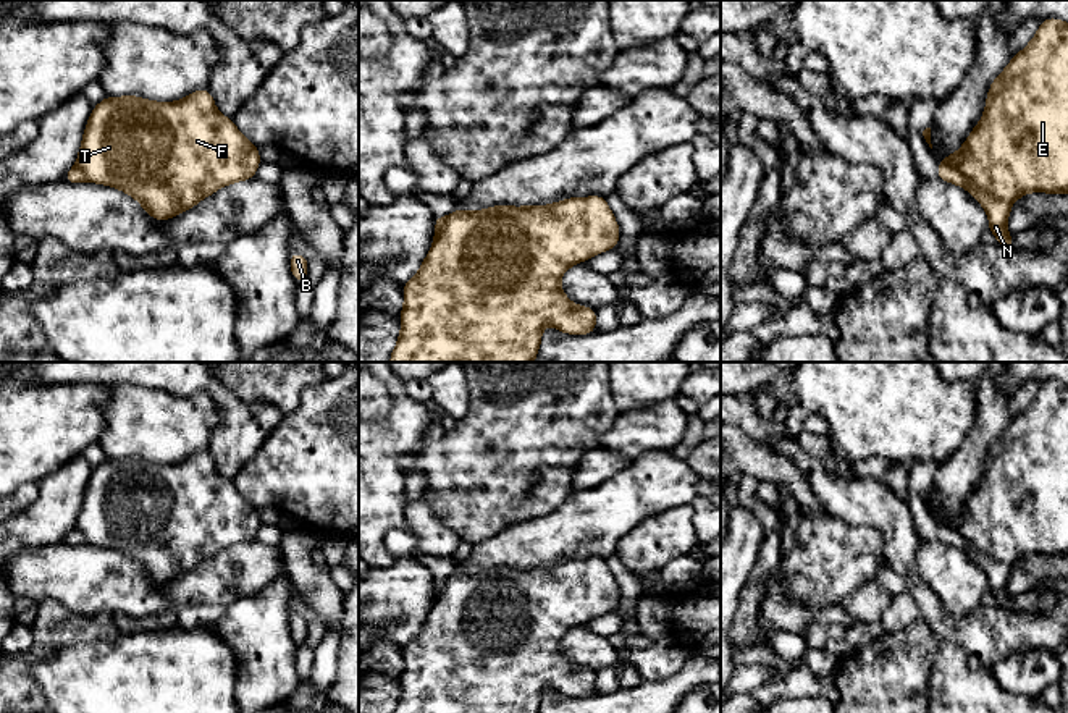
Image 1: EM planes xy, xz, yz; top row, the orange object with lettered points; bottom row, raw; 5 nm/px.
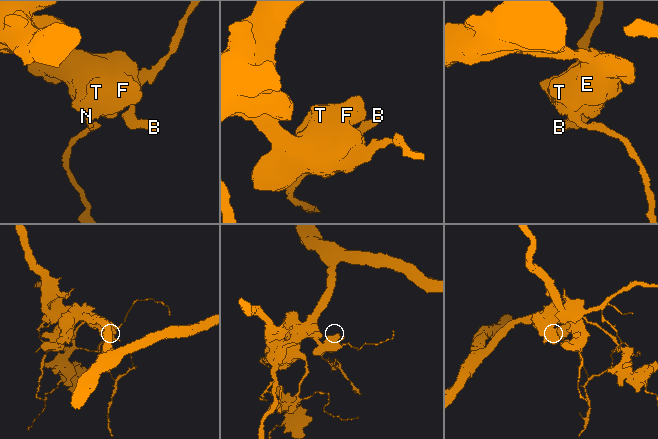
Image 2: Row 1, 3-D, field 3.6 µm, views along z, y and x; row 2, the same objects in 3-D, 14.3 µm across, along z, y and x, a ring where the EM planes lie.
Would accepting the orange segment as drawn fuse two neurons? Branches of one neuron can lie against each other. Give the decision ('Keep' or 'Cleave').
Cleave

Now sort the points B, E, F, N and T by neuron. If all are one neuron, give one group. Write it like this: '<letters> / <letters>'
B E F T / N

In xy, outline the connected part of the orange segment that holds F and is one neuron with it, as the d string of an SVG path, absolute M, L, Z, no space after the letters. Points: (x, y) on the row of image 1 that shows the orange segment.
M197 89L176 102L107 95L92 107L76 167L87 181L126 192L147 215L165 221L191 210L220 188L254 179L260 162L259 147L218 112L208 89Z

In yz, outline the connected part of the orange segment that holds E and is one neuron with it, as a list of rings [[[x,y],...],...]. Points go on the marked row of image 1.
[[[1042,19],[1029,44],[992,81],[982,118],[944,163],[1010,204],[1028,192],[1068,194],[1068,23]]]

